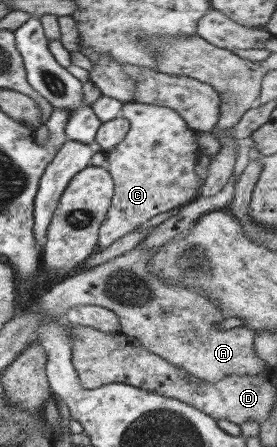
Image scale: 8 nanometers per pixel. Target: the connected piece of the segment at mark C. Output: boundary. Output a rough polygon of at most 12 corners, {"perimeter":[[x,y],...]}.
{"perimeter":[[123,103],[107,150],[107,248],[197,198],[194,130],[169,108]]}

